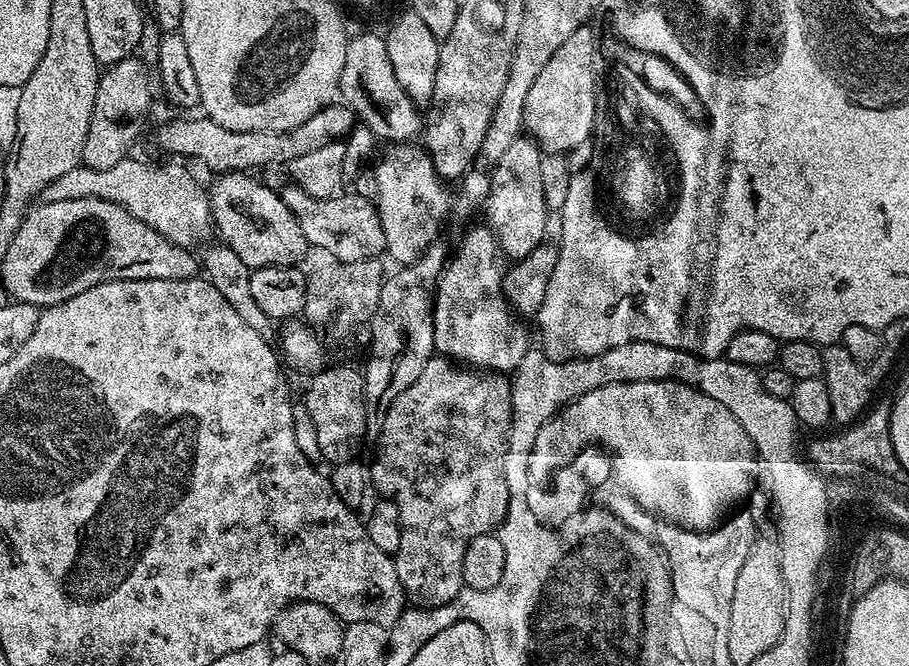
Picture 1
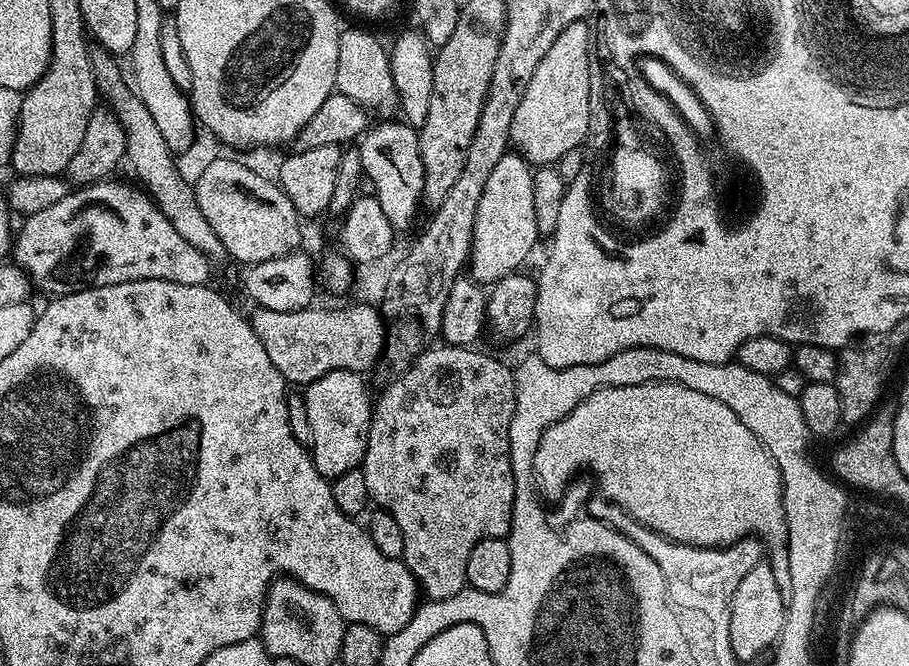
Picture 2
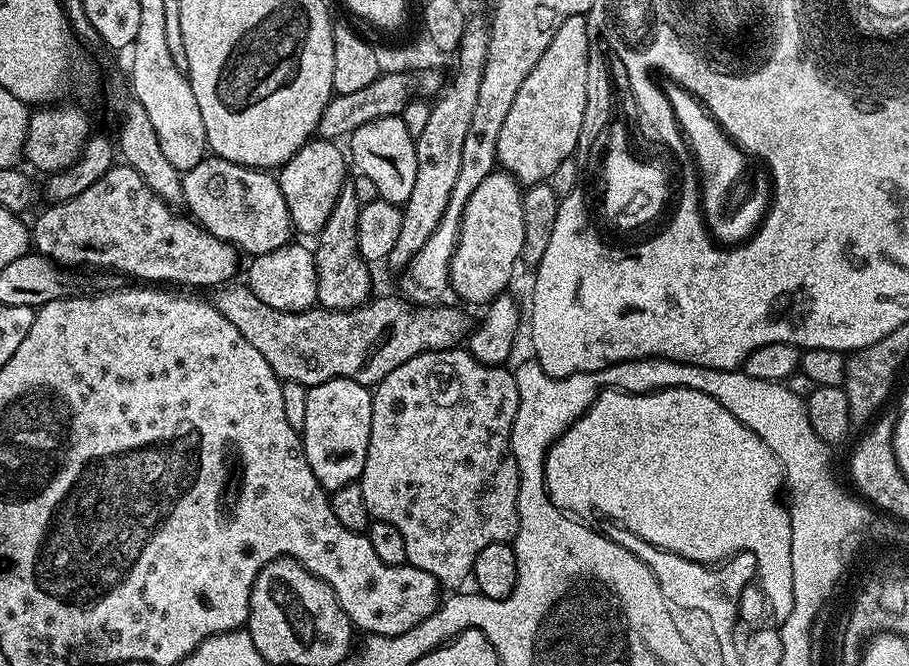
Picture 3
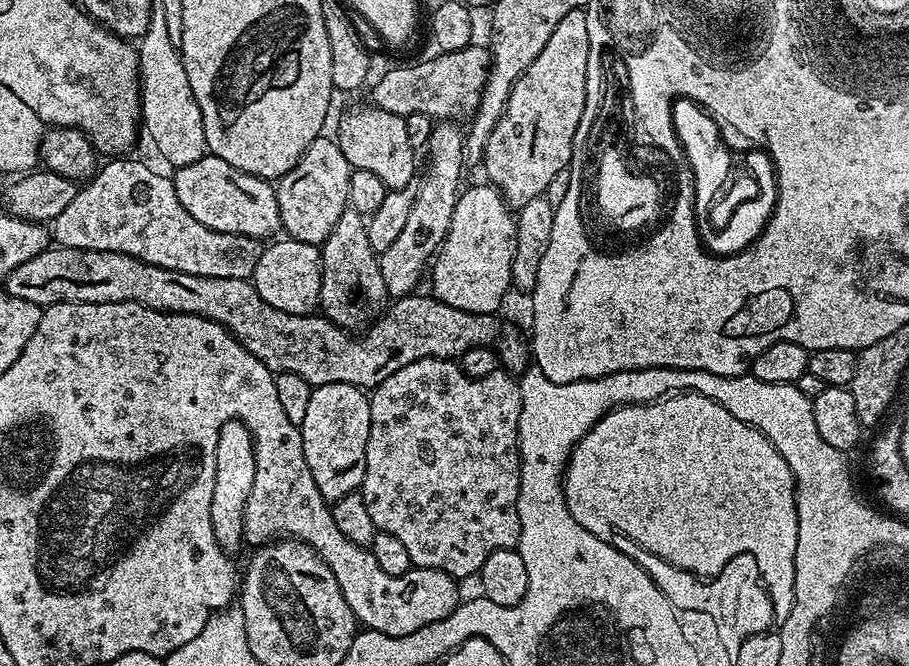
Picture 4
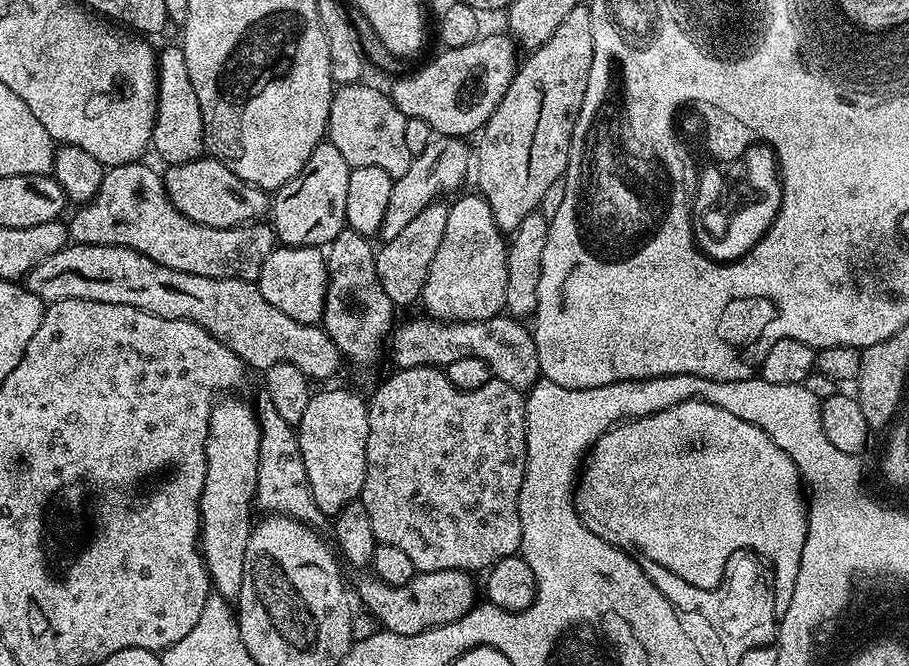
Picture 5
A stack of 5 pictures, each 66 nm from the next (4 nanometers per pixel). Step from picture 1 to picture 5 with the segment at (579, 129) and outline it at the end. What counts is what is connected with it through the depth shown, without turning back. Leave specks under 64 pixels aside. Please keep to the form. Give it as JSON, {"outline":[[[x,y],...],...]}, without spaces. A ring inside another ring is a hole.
{"outline":[[[587,3],[574,6],[566,18],[562,18],[558,30],[541,48],[535,49],[528,61],[521,63],[516,76],[510,82],[502,102],[494,110],[492,117],[484,124],[479,133],[480,153],[474,160],[480,163],[480,173],[476,180],[480,183],[479,195],[490,206],[494,222],[501,232],[510,234],[526,214],[537,211],[546,198],[546,190],[554,182],[562,179],[568,171],[568,155],[572,145],[572,135],[578,114],[582,110],[582,98],[586,94],[586,82],[590,78],[590,62],[594,58],[594,22],[592,10]]]}

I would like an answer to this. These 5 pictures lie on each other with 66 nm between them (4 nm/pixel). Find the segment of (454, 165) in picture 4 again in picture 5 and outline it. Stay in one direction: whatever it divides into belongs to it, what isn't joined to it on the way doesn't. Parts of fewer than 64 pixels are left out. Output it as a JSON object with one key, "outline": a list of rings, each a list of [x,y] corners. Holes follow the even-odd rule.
{"outline":[[[444,202],[426,206],[422,214],[402,226],[398,238],[390,238],[379,245],[376,252],[378,282],[382,282],[382,290],[386,290],[386,298],[390,298],[393,306],[412,304],[415,300],[417,303],[423,297],[426,274],[430,274],[430,262],[434,262],[434,254],[438,254],[438,242],[442,242],[442,233],[446,231],[448,209],[449,205]]]}

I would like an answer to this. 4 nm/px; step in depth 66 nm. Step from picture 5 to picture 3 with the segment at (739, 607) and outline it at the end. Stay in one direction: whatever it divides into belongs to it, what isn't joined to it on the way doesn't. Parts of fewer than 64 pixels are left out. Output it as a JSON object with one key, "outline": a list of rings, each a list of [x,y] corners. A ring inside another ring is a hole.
{"outline":[[[601,519],[599,523],[598,530],[606,539],[618,542],[618,546],[630,550],[630,554],[634,554],[634,558],[638,558],[642,562],[646,562],[646,566],[650,566],[654,578],[658,578],[658,586],[666,599],[676,600],[676,604],[692,604],[692,608],[708,608],[710,621],[724,620],[726,631],[735,630],[736,624],[738,625],[737,604],[740,603],[740,595],[744,588],[751,585],[758,576],[758,565],[754,554],[740,551],[737,556],[723,561],[719,566],[709,566],[688,560],[686,563],[680,564],[680,568],[684,568],[684,572],[672,572],[672,559],[676,556],[673,552],[652,546],[650,542],[638,538],[638,534],[626,530],[626,526],[613,520]],[[672,584],[680,584],[680,596],[676,596],[676,588],[672,588]]]}

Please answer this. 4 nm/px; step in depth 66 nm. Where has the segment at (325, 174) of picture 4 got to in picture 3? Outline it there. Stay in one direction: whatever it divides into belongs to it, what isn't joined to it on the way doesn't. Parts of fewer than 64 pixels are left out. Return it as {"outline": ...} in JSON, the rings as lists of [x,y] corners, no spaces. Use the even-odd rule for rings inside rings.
{"outline":[[[313,138],[307,144],[302,145],[279,169],[278,179],[282,190],[282,198],[286,198],[286,210],[290,210],[292,226],[297,233],[312,232],[311,234],[318,234],[322,230],[322,226],[326,226],[326,218],[330,218],[330,210],[334,208],[334,202],[338,200],[338,194],[346,186],[346,180],[344,180],[346,156],[342,148],[342,153],[340,153],[339,147],[341,148],[339,143],[331,140]]]}

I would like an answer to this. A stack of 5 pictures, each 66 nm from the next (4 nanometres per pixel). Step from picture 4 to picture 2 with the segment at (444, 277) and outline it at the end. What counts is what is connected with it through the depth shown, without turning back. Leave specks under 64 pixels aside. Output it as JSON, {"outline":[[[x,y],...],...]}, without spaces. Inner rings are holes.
{"outline":[[[508,151],[494,166],[486,190],[478,198],[478,210],[474,214],[470,272],[481,285],[491,286],[506,274],[523,269],[524,259],[532,252],[536,240],[541,239],[538,222],[534,218],[533,165],[515,151]]]}

